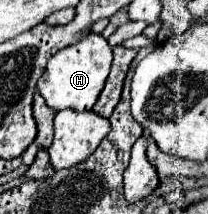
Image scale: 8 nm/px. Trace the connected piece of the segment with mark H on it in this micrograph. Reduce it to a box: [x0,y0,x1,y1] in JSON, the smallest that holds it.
[38,33,112,111]

